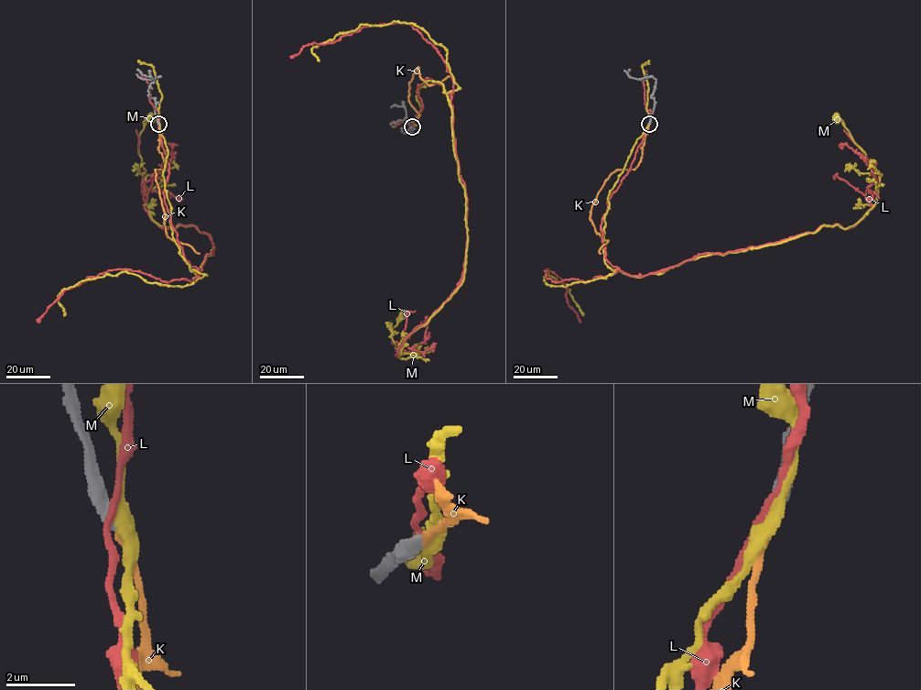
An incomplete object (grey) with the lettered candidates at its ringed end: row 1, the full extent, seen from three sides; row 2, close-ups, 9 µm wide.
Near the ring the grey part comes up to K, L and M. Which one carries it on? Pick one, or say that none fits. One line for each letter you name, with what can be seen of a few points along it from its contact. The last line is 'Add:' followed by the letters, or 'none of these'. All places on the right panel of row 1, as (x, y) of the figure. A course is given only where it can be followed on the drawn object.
K: via (649, 123), (641, 161), (633, 169), (613, 171), (590, 210), (594, 230), (607, 241), (600, 254)
Add: K

